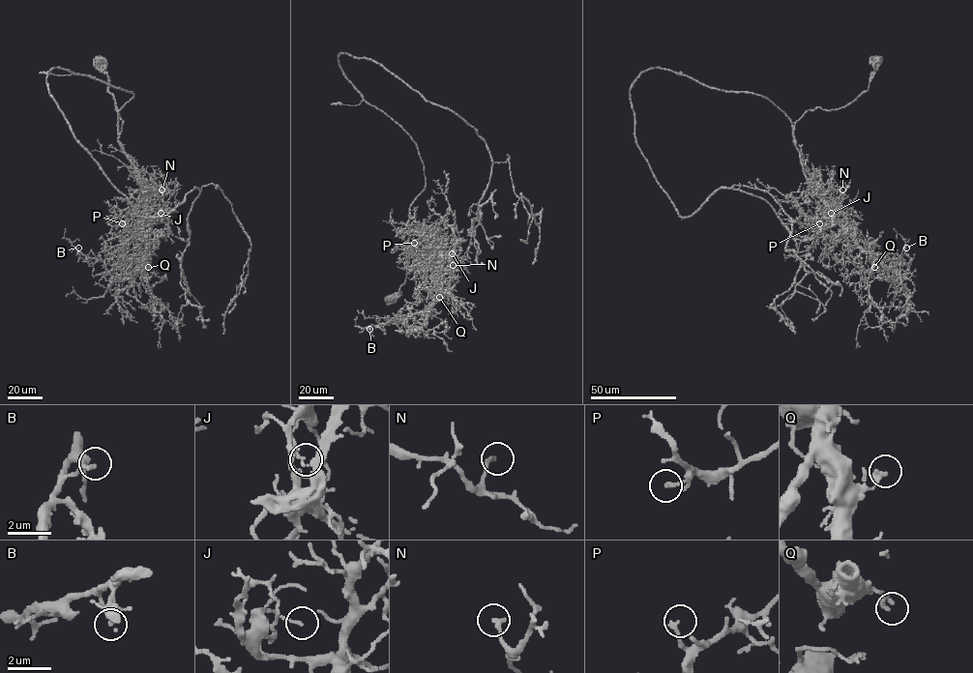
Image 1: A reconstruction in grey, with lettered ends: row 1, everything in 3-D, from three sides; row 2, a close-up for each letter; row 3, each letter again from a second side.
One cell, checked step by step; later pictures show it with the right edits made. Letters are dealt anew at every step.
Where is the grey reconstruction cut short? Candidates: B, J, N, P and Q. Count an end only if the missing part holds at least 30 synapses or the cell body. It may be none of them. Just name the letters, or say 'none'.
none

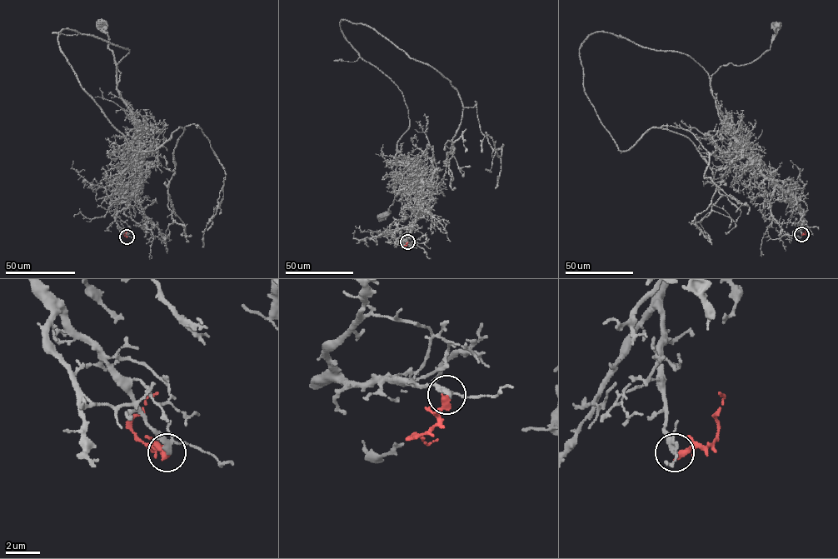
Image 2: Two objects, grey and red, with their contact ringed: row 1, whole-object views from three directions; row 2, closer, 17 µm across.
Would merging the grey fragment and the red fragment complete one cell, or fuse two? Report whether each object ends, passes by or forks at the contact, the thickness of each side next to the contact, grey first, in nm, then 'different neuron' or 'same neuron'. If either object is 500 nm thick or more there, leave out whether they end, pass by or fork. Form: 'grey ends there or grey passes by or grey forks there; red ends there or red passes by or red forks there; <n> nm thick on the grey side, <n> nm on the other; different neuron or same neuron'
grey forks there; red ends there; 200 nm thick on the grey side, 400 nm on the other; same neuron

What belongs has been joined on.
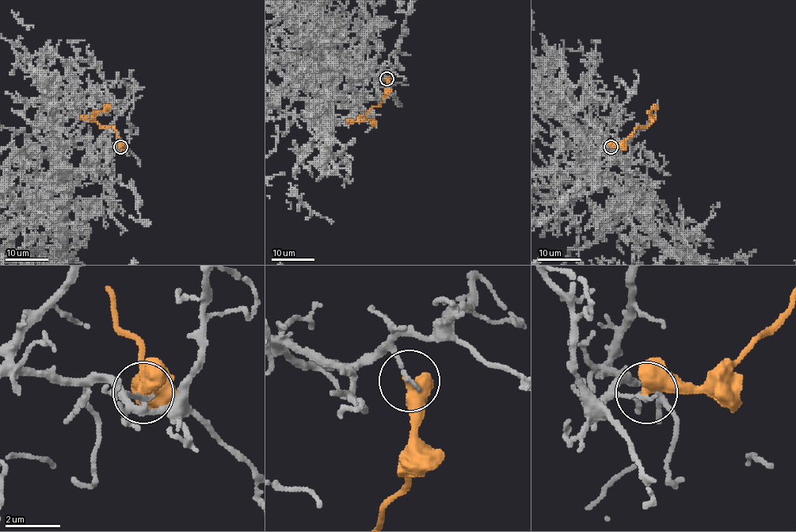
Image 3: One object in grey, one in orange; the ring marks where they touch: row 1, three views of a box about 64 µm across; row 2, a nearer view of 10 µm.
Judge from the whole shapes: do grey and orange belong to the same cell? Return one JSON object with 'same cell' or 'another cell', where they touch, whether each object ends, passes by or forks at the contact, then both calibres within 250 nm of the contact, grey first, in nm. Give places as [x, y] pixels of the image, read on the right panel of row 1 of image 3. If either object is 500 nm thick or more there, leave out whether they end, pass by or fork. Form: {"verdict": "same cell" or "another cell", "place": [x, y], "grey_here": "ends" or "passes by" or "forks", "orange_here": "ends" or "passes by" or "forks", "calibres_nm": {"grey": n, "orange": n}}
{"verdict": "another cell", "place": [611, 147], "calibres_nm": {"grey": 150, "orange": 550}}

